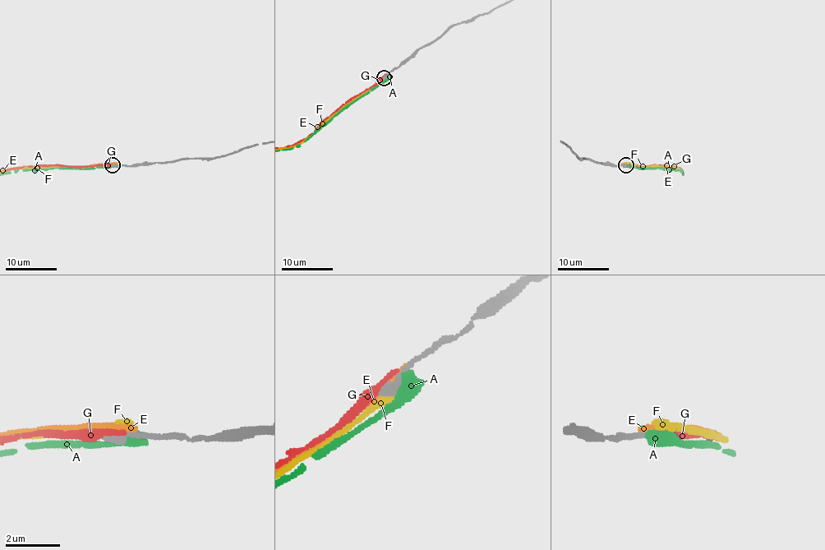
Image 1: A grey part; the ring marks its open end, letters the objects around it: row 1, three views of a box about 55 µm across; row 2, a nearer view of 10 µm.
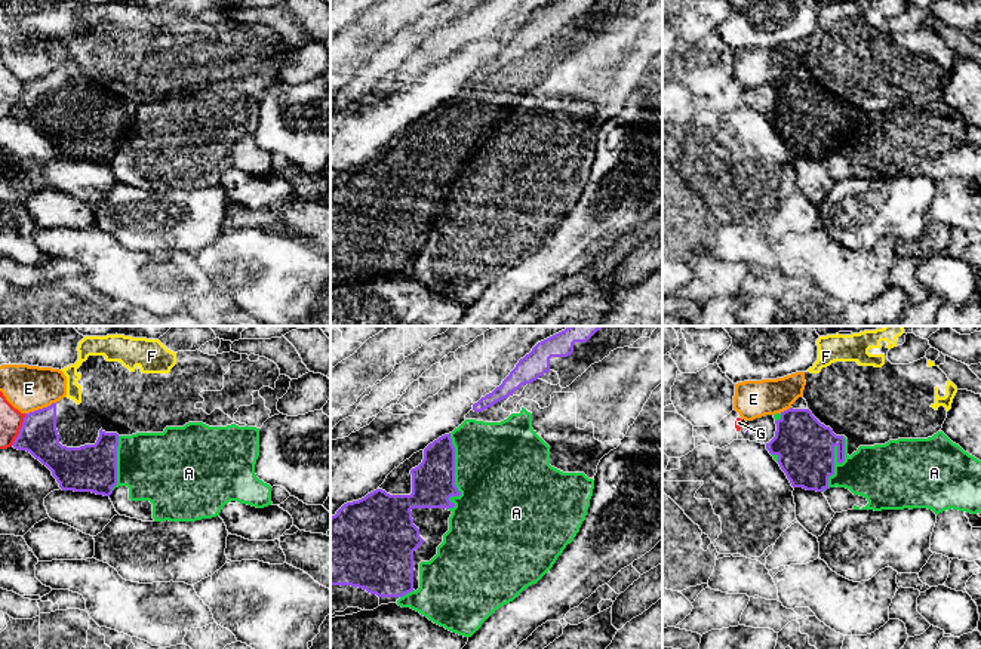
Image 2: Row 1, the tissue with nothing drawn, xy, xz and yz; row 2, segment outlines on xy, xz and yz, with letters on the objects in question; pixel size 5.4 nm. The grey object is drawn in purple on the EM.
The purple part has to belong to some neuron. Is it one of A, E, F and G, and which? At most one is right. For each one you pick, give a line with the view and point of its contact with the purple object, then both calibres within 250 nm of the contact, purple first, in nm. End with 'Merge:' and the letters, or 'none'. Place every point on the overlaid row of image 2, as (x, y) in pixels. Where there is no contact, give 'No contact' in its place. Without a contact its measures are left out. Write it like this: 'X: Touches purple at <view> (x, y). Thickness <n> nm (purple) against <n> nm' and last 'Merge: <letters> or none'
Merge: none

